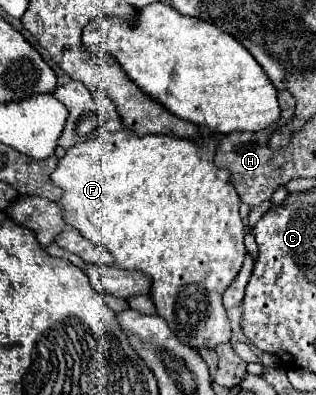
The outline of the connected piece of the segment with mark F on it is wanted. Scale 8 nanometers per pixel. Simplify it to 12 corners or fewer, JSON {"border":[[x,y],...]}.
{"border":[[101,133],[65,151],[65,223],[151,277],[215,349],[245,259],[215,141]]}

